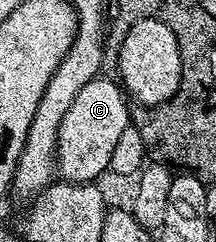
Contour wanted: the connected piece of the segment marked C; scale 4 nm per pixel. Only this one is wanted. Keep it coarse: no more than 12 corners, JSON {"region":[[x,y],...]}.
{"region":[[114,79],[81,86],[61,118],[55,162],[73,184],[110,169],[129,127]]}

